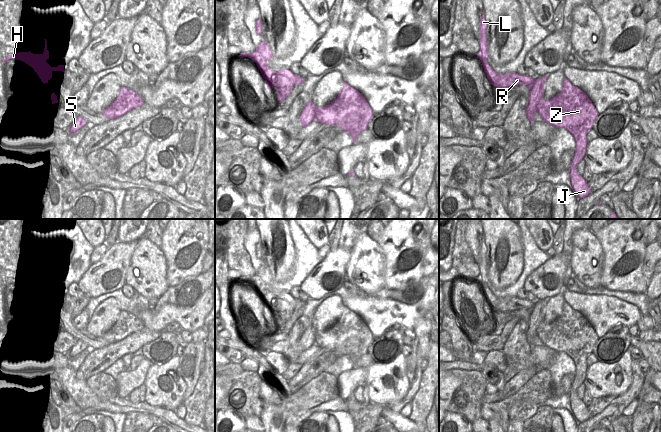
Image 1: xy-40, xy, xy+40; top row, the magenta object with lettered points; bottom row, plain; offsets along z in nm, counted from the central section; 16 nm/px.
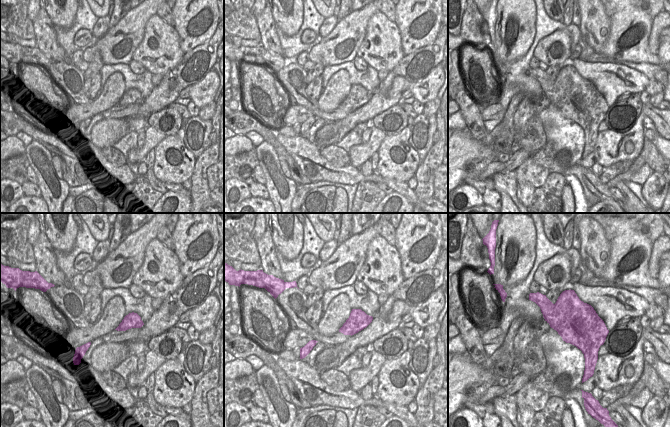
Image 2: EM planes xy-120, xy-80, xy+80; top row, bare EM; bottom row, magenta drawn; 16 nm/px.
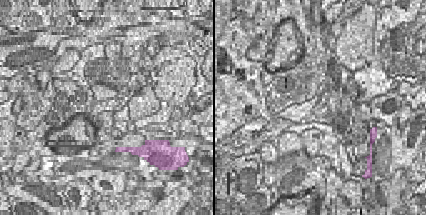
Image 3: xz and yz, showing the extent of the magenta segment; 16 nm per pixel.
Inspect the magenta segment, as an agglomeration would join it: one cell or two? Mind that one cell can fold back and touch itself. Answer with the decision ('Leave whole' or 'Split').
Split

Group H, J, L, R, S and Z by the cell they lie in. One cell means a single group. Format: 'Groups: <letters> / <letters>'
Groups: H J L R Z / S

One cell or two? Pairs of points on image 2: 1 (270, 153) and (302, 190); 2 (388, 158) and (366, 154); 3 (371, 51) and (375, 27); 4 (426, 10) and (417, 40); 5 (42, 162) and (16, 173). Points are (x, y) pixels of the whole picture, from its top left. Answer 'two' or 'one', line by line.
1: two
2: two
3: one
4: one
5: two

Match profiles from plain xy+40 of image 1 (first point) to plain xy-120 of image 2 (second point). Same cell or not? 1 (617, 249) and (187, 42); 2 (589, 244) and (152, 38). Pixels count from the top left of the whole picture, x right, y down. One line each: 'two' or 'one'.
1: one
2: one

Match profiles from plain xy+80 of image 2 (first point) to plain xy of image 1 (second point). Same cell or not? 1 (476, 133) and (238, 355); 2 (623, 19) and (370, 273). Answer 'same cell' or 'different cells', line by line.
1: same cell
2: different cells

